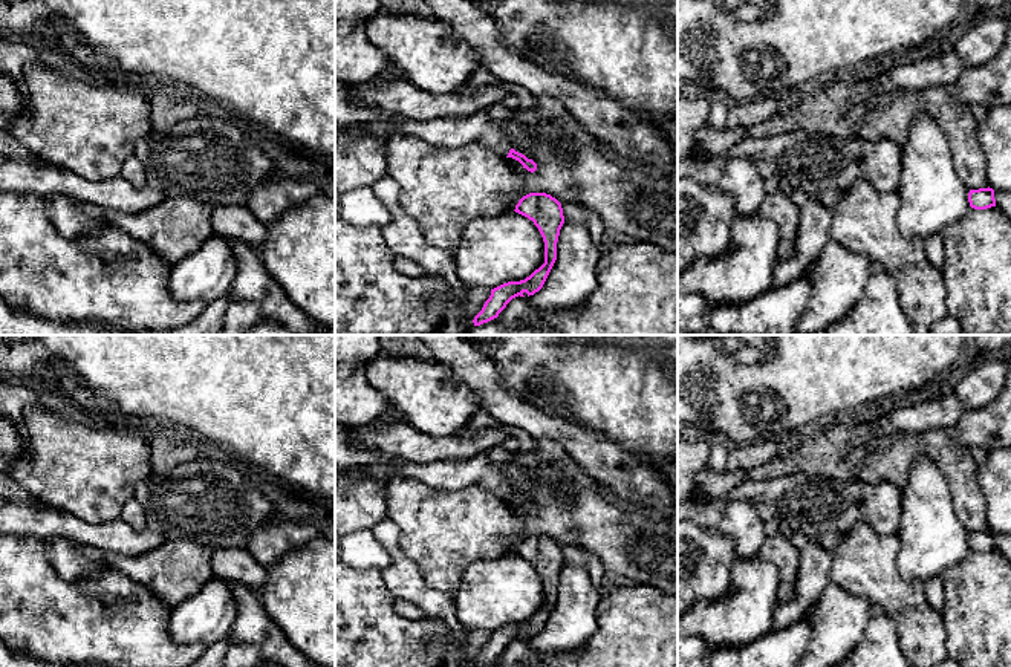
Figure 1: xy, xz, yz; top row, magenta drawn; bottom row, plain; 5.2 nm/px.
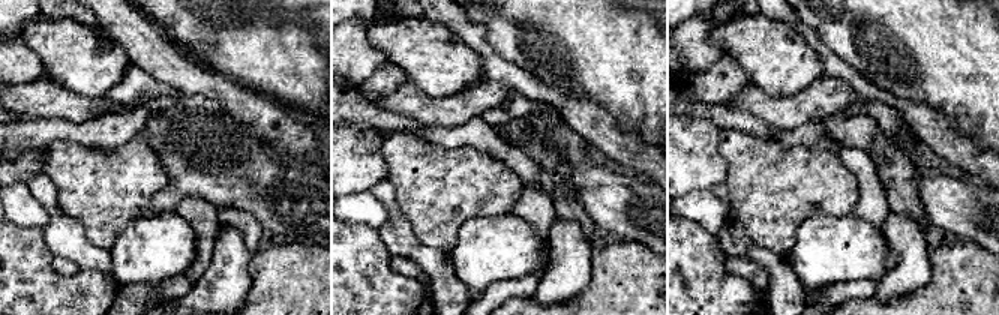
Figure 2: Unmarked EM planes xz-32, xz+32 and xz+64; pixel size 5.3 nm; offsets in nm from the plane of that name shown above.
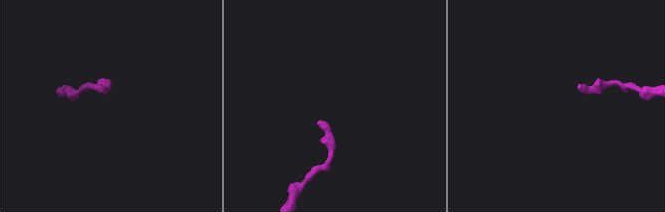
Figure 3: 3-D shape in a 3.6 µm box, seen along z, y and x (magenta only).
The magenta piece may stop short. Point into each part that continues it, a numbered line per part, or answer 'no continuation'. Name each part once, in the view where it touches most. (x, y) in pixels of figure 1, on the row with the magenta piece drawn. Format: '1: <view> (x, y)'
1: xz (444, 132)

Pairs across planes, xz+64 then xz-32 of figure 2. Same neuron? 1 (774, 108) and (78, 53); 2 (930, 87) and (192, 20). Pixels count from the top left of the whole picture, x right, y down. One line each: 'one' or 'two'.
1: two
2: one

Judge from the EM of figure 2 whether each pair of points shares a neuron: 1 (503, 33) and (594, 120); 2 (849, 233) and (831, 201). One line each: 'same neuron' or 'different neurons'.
1: different neurons
2: different neurons

